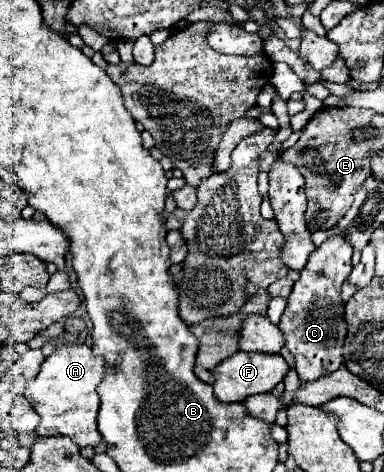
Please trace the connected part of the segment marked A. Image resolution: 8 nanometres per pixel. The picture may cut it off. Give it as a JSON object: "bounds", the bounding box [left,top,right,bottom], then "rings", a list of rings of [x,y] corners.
{"bounds":[25,344,105,448],"rings":[[[63,344],[57,346],[57,352],[51,354],[37,374],[25,386],[25,398],[33,404],[41,422],[37,426],[39,436],[69,436],[79,448],[95,448],[101,444],[97,430],[97,412],[99,396],[97,386],[103,380],[105,360],[95,356],[87,344]]]}

